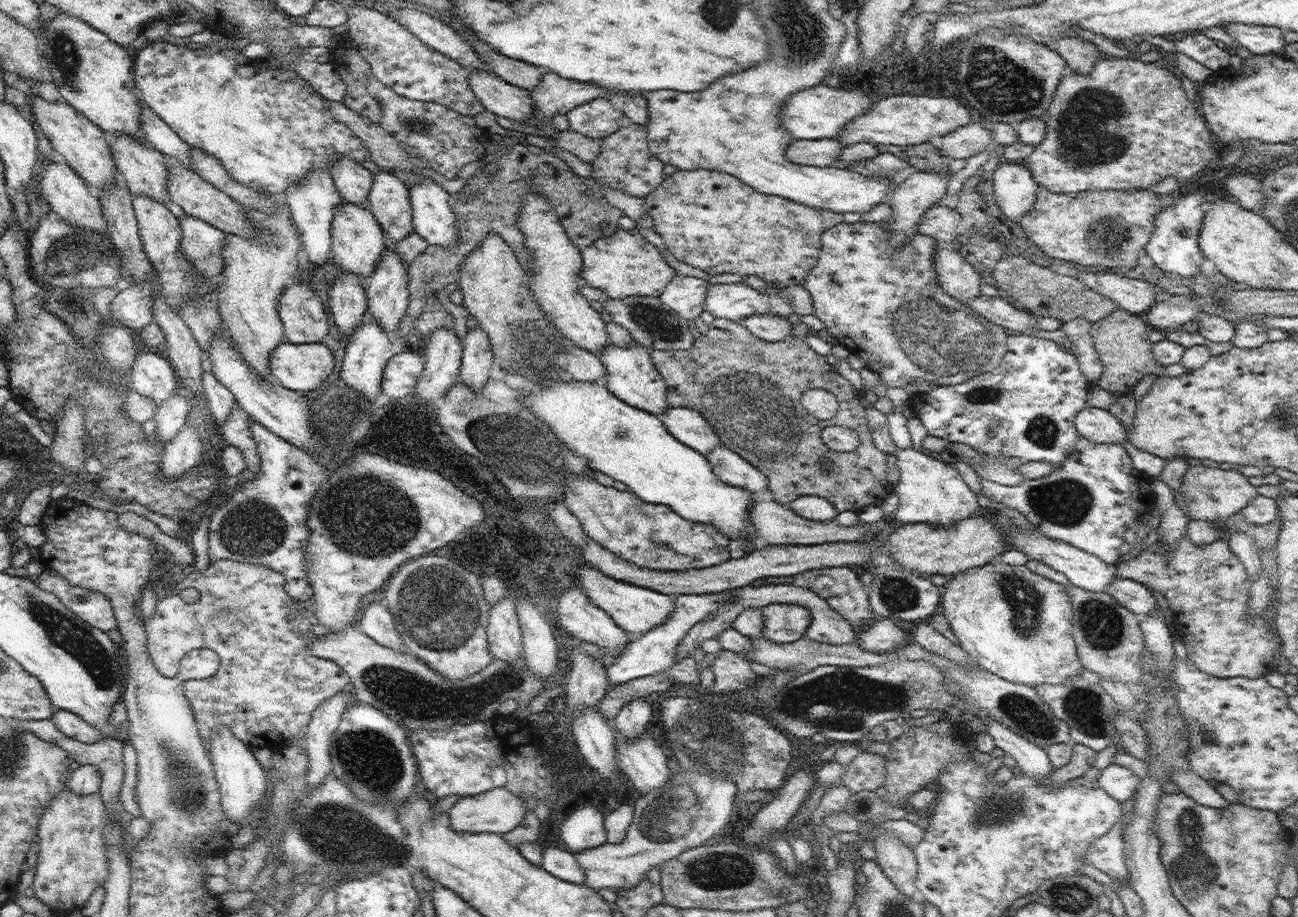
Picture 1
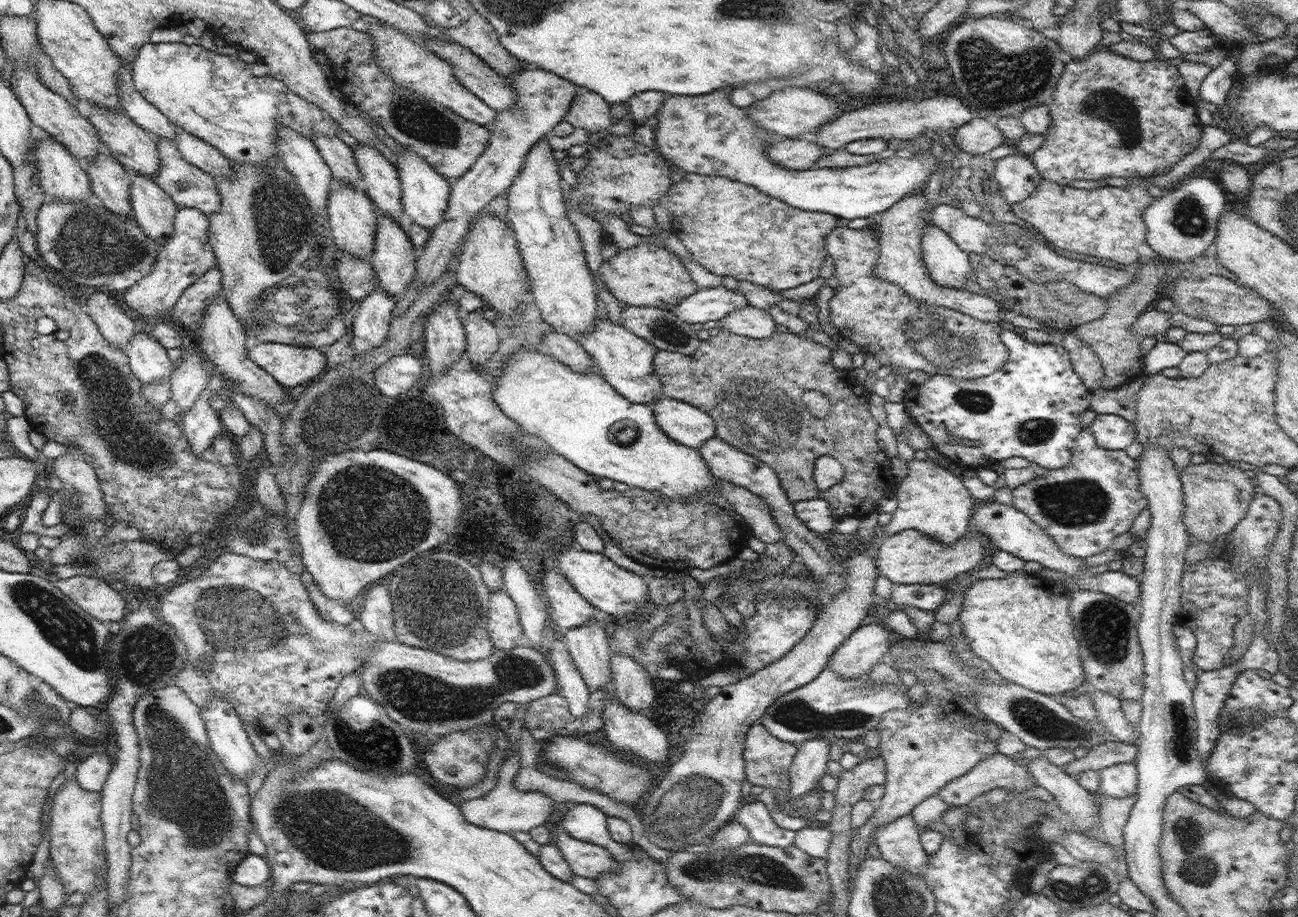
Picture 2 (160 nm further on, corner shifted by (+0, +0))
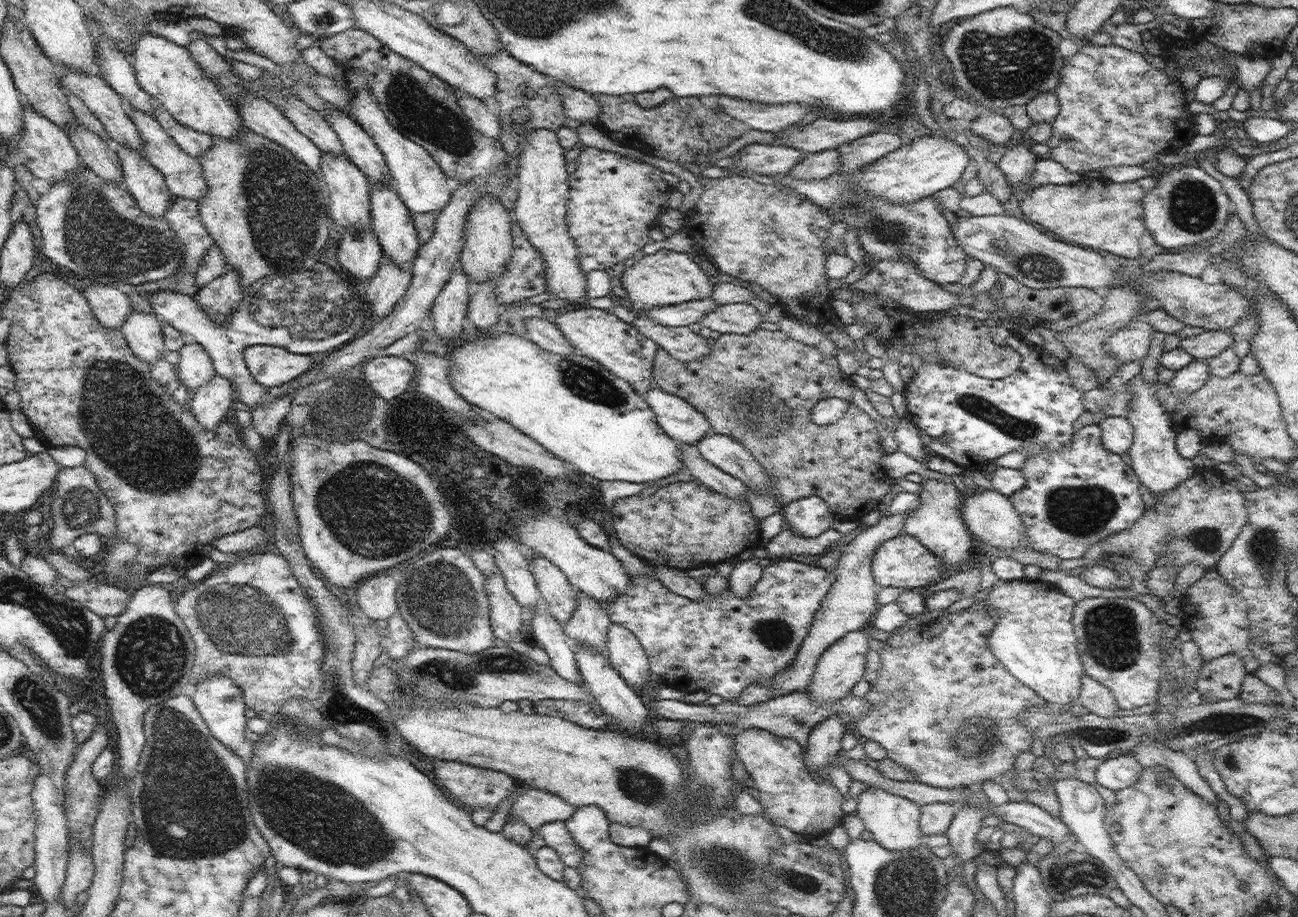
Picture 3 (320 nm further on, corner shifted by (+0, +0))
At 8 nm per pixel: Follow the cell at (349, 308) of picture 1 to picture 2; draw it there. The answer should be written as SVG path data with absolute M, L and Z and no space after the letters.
M343 252L335 266L338 277L342 281L341 291L343 295L356 302L379 289L380 280L376 278L376 272L374 272L369 259L355 257L353 254Z

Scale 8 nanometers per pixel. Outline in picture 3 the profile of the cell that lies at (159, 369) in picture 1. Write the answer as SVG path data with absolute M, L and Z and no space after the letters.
M133 311L120 329L132 352L140 360L147 362L151 368L167 352L164 348L162 327L155 313Z

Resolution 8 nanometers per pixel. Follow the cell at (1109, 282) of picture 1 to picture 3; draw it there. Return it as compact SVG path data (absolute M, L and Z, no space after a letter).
M965 213L956 214L956 229L953 235L957 243L964 249L967 256L981 260L986 266L993 267L1000 273L1014 278L1016 281L1032 289L1049 289L1057 287L1083 287L1097 289L1098 287L1112 287L1114 280L1120 276L1120 270L1114 270L1104 263L1104 257L1093 249L1052 239L1042 233L1028 220L1019 220L1009 214L1001 216L969 216Z

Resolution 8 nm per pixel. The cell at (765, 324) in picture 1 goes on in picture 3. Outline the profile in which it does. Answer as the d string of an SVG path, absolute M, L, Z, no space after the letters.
M738 302L718 305L701 318L700 324L721 334L750 334L760 329L760 324L764 321L764 316L753 305Z

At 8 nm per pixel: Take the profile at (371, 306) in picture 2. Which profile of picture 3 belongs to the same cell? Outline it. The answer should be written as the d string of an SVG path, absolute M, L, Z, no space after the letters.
M380 259L378 272L370 280L366 291L371 304L370 320L378 322L382 317L390 314L410 287L410 281L412 281L410 271L402 270L388 259Z

